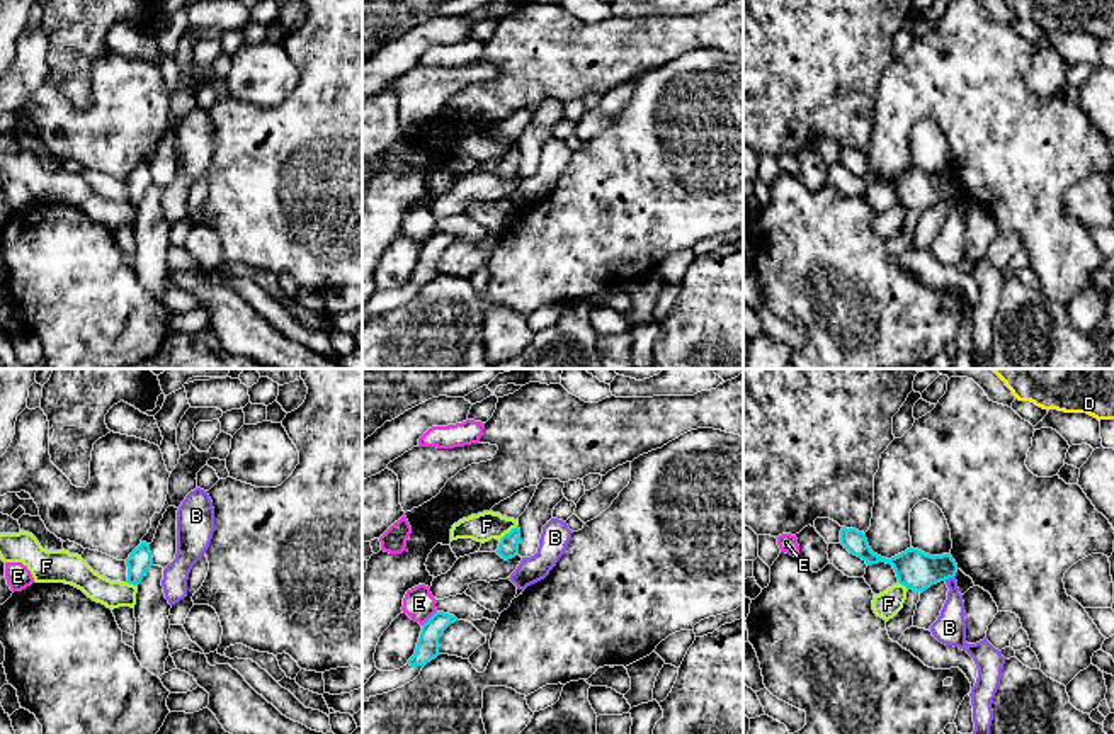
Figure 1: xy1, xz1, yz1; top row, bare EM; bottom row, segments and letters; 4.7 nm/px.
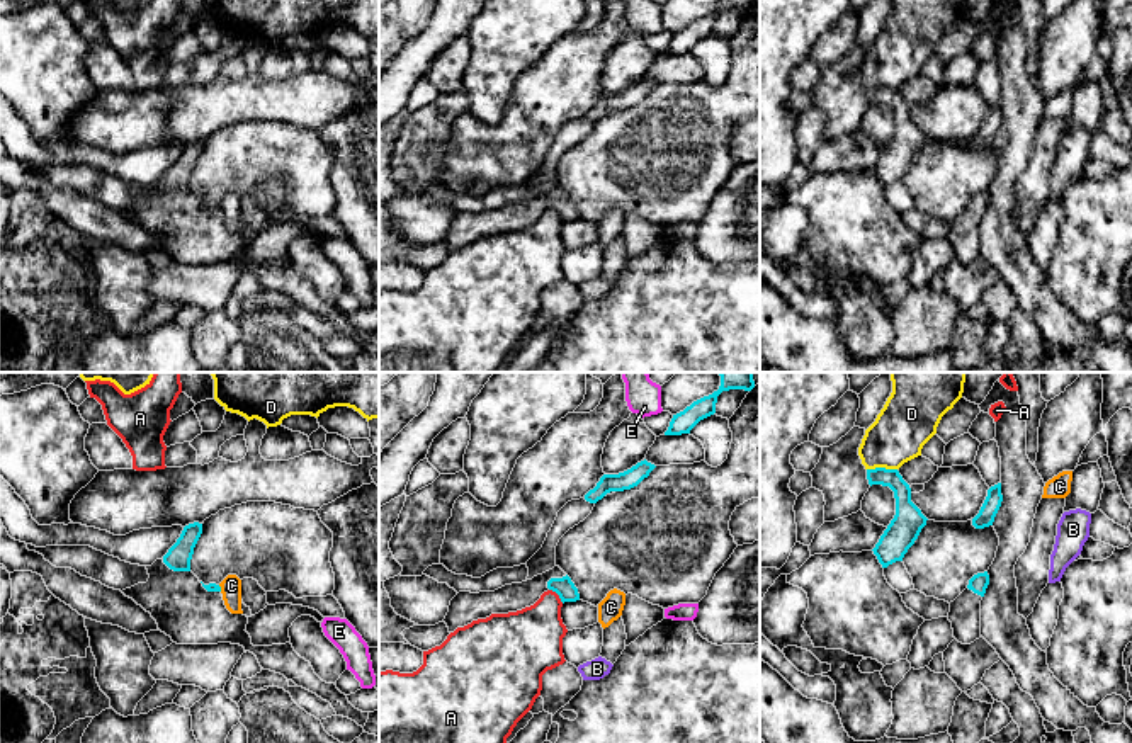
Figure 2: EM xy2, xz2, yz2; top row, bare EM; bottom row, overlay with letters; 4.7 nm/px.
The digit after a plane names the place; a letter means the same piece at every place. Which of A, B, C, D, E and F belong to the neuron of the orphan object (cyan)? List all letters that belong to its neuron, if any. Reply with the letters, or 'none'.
none

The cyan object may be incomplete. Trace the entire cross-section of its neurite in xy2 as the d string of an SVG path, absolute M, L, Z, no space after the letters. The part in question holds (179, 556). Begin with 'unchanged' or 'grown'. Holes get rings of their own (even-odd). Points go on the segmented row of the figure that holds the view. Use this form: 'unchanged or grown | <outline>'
grown | M202 524L184 527L168 553L148 570L148 581L138 583L122 593L141 605L156 621L158 629L177 644L240 644L257 656L263 670L292 680L323 700L330 702L337 716L365 726L369 712L355 709L335 683L323 682L311 663L301 658L291 643L253 646L245 631L248 617L231 614L223 600L221 587L204 585L192 571L190 559L202 534Z

